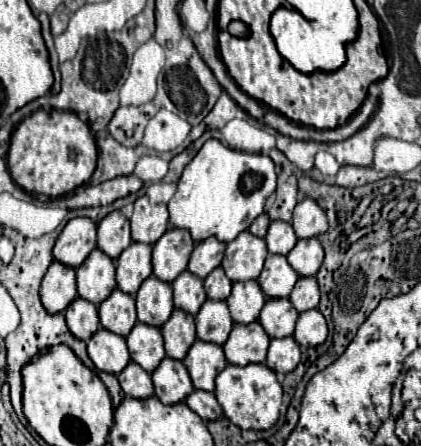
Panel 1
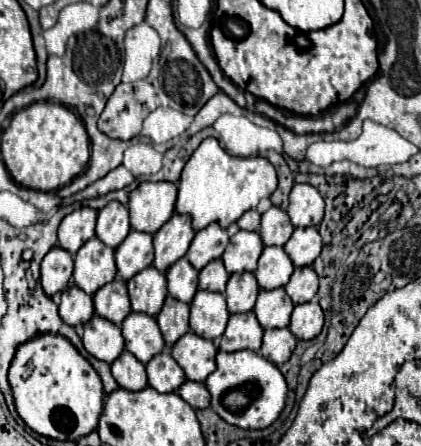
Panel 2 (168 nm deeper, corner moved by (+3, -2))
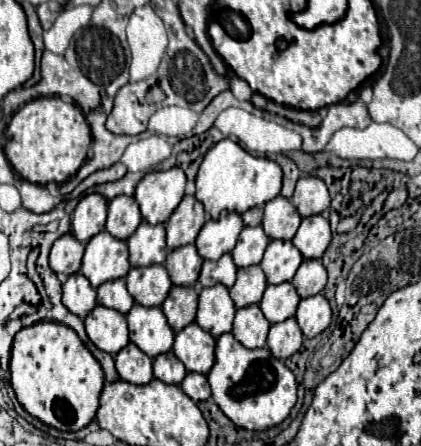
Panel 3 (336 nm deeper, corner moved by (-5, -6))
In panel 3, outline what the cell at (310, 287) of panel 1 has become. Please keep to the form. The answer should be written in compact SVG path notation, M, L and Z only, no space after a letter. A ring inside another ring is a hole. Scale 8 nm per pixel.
M320 259L304 261L298 267L298 271L296 271L294 279L292 279L292 285L296 287L296 291L298 291L298 295L302 299L322 293L324 285L326 285L326 269L324 269L322 261Z

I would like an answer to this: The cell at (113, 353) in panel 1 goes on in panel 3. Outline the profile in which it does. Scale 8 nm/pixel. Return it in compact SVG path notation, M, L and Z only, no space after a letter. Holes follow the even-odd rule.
M98 305L86 319L86 333L90 341L110 355L116 355L120 349L124 349L128 341L128 327L126 317L114 309Z

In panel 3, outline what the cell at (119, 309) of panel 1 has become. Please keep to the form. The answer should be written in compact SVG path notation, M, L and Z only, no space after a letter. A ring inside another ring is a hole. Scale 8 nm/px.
M114 279L114 281L102 283L96 291L98 291L100 305L108 309L116 309L122 315L126 315L134 307L134 299L126 289L126 279Z

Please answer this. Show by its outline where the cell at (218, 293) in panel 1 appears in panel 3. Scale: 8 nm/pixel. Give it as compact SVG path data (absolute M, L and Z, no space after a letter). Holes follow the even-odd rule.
M228 253L228 255L222 255L218 261L204 261L198 283L202 287L212 287L216 283L232 287L232 283L236 281L236 271L238 267L234 265L232 255Z

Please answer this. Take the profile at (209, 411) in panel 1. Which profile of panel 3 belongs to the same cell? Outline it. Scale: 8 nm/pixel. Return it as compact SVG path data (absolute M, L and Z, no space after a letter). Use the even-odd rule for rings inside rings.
M188 373L184 377L184 381L180 383L182 391L194 401L194 403L200 403L200 401L206 401L210 399L212 391L208 387L208 379L206 375L200 375L200 373Z

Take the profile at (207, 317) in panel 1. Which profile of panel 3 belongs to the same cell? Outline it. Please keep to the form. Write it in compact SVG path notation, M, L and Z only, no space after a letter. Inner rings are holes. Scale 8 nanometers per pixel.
M214 285L200 291L196 323L204 331L208 331L214 339L232 331L234 315L236 315L236 307L224 285Z

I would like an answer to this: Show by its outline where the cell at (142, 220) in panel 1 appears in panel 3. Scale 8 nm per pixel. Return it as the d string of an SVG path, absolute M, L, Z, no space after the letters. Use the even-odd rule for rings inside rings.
M178 167L170 171L146 173L134 193L134 199L140 205L142 219L150 225L166 223L168 215L172 215L172 211L176 211L176 207L180 205L184 189L186 175Z

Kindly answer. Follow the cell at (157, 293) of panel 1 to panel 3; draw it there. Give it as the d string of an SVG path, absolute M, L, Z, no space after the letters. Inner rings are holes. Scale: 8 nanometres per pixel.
M164 265L134 267L126 275L126 283L134 301L144 307L160 307L172 289L172 281Z

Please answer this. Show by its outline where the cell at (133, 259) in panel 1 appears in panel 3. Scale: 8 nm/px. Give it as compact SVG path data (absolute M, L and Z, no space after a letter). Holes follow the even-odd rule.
M142 221L126 243L130 249L132 267L158 265L164 263L164 259L168 257L164 225L148 225L146 221Z

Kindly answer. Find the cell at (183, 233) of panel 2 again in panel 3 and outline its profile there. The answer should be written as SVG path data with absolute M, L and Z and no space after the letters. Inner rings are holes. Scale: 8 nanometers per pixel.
M186 195L166 223L168 249L174 251L178 247L194 243L196 235L200 233L200 227L204 227L204 223L206 223L204 207L192 195Z

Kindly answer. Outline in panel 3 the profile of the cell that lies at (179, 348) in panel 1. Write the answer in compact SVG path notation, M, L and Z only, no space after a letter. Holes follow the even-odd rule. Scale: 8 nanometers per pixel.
M172 287L170 295L162 305L162 311L174 333L194 323L196 309L198 309L198 295L192 287Z

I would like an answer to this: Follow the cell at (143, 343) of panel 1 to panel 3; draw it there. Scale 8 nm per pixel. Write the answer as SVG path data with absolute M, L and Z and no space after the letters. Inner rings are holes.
M136 303L128 311L126 319L130 329L130 341L150 359L172 349L174 331L168 327L168 321L164 319L160 307L144 307Z

